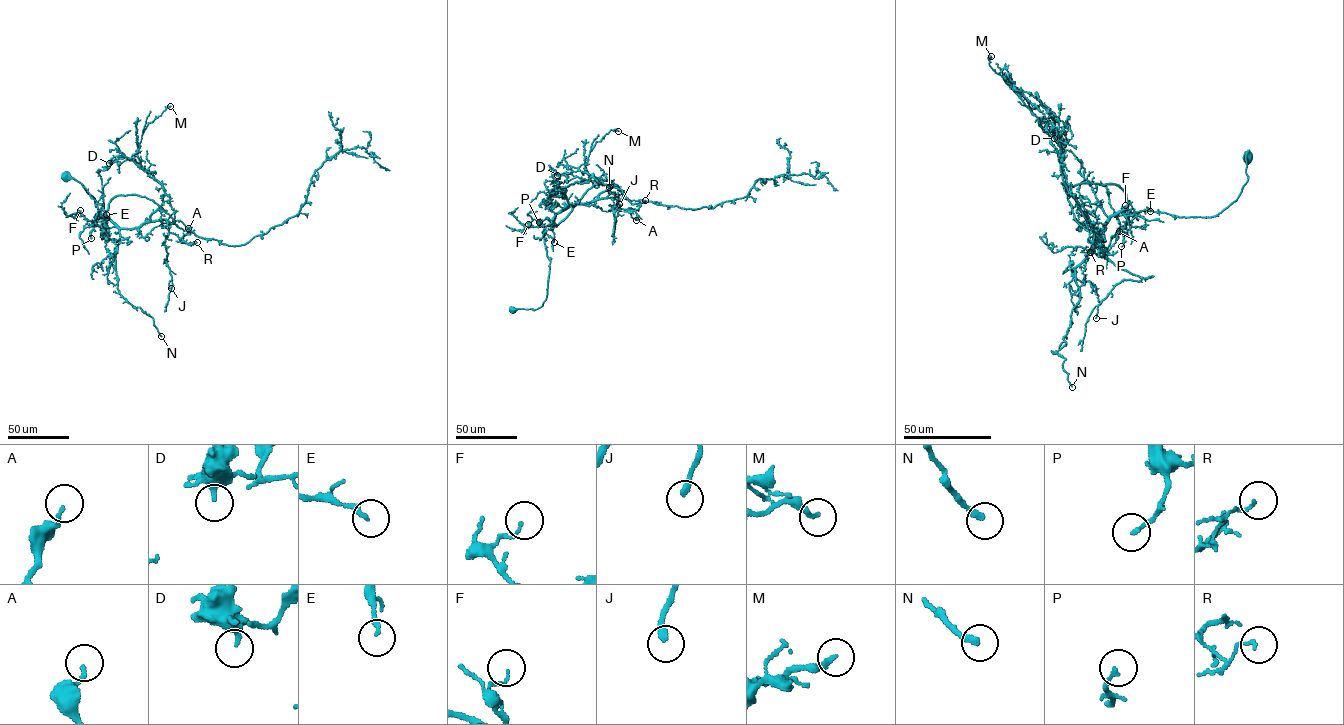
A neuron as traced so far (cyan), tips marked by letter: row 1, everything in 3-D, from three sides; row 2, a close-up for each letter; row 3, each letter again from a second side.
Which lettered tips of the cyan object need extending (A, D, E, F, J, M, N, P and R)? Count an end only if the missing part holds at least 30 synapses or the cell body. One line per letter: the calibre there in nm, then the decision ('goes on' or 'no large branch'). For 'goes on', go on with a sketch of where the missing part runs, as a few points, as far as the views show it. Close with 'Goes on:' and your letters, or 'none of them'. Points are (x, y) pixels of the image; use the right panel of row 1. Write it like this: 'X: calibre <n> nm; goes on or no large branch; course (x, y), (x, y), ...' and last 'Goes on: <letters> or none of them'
A: calibre 140 nm; no large branch
D: calibre 320 nm; no large branch
E: calibre 180 nm; no large branch
F: calibre 80 nm; no large branch
J: calibre 240 nm; no large branch
M: calibre 240 nm; no large branch
N: calibre 280 nm; no large branch
P: calibre 170 nm; no large branch
R: calibre 120 nm; no large branch
Goes on: none of them

